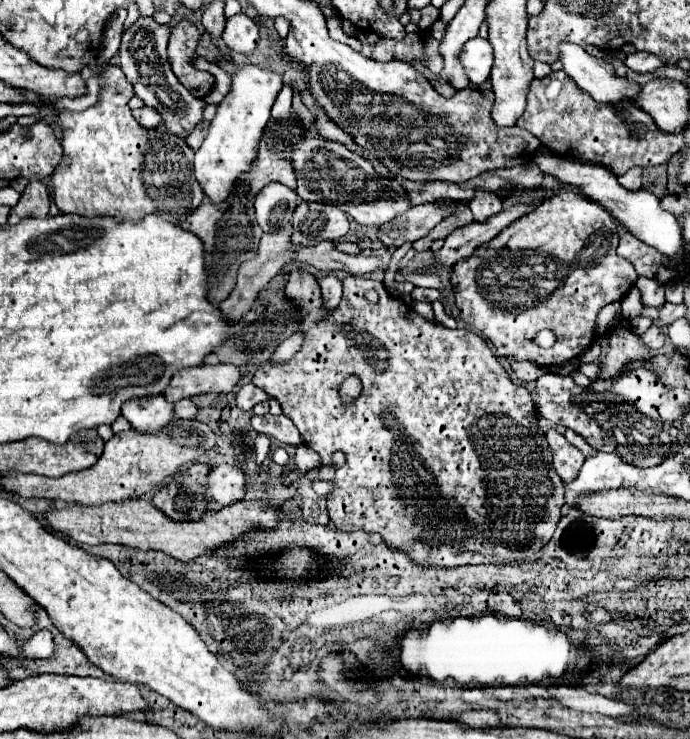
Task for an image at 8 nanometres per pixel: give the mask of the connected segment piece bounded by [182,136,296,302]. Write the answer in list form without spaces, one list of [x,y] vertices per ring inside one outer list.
[[[262,136],[260,140],[260,148],[258,148],[258,156],[252,162],[250,170],[240,174],[240,178],[234,182],[230,196],[224,202],[210,202],[208,198],[182,222],[184,230],[192,230],[196,236],[200,236],[200,240],[204,242],[206,248],[206,262],[208,262],[208,282],[210,282],[210,300],[212,302],[220,302],[224,300],[234,284],[236,284],[236,272],[238,266],[252,258],[258,250],[258,242],[262,236],[262,228],[258,226],[256,218],[254,218],[254,204],[256,194],[268,184],[268,182],[282,182],[288,188],[296,190],[296,172],[294,166],[288,158],[282,158],[276,150],[274,150],[274,140],[268,136]]]

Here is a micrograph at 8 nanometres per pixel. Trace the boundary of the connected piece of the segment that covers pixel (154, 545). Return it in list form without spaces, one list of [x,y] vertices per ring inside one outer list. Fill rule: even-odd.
[[[130,499],[120,503],[110,502],[102,506],[66,504],[64,508],[54,508],[46,512],[44,518],[52,530],[62,532],[82,544],[114,542],[114,544],[126,544],[142,550],[162,550],[172,558],[188,562],[200,554],[212,554],[212,550],[218,544],[230,542],[254,526],[274,528],[278,522],[278,512],[276,508],[262,502],[240,500],[220,510],[208,510],[196,522],[176,522],[168,518],[162,510],[158,510],[154,504],[141,499]]]

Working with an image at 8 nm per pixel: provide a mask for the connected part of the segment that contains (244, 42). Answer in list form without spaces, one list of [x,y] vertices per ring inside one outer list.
[[[244,12],[228,18],[222,40],[226,42],[228,48],[232,48],[234,52],[240,54],[250,54],[256,50],[260,34],[258,34],[258,26],[252,18],[248,18]]]

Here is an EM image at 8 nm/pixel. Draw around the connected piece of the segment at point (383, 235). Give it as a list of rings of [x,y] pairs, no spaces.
[[[440,200],[440,202],[412,206],[408,214],[380,226],[378,238],[384,242],[384,246],[396,246],[396,248],[406,242],[416,242],[418,238],[424,238],[438,222],[450,216],[458,206],[460,206],[458,200]]]

